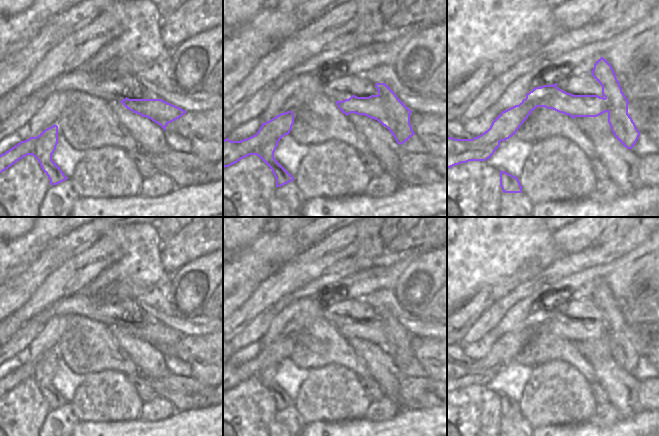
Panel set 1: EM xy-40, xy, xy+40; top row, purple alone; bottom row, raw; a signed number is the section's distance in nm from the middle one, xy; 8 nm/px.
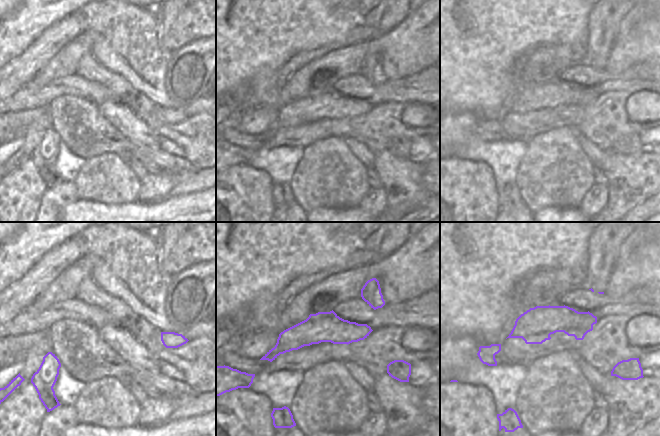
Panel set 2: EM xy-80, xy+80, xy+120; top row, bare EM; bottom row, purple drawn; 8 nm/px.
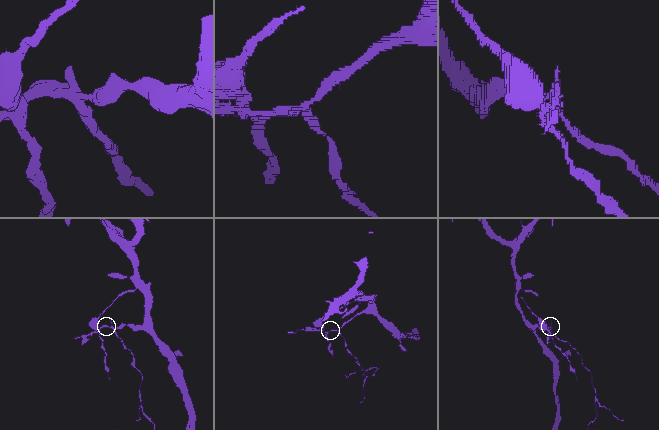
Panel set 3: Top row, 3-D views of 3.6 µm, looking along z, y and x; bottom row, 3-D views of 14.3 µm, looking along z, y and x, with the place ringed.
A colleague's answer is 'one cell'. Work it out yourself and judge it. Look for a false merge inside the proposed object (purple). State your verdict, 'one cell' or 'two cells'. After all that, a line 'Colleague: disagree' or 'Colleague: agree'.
two cells
Colleague: disagree

